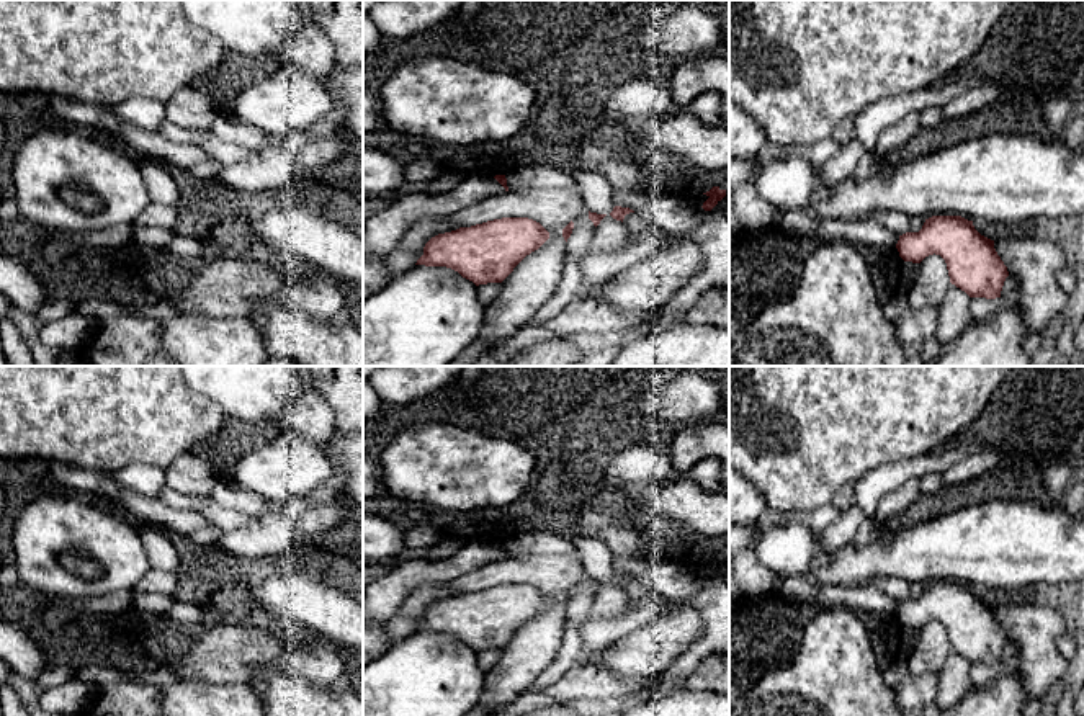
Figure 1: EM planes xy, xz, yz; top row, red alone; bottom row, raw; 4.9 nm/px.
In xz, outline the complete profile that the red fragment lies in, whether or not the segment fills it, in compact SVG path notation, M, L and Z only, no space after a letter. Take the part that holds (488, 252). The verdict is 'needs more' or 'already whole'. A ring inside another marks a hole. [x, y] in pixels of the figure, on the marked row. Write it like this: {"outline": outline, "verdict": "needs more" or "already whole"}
{"outline": "M502 217L432 237L415 265L451 268L476 286L502 283L548 239L533 219Z", "verdict": "already whole"}

